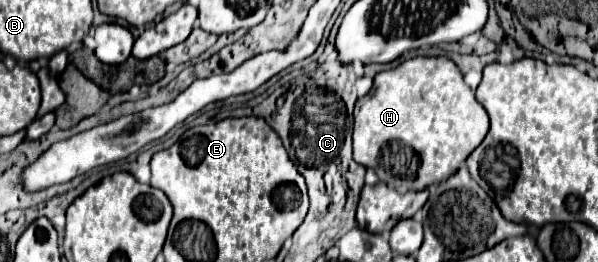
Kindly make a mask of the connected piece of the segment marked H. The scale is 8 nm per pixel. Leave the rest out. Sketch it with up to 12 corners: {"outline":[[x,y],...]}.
{"outline":[[444,56],[380,72],[354,160],[392,190],[450,178],[488,114]]}

